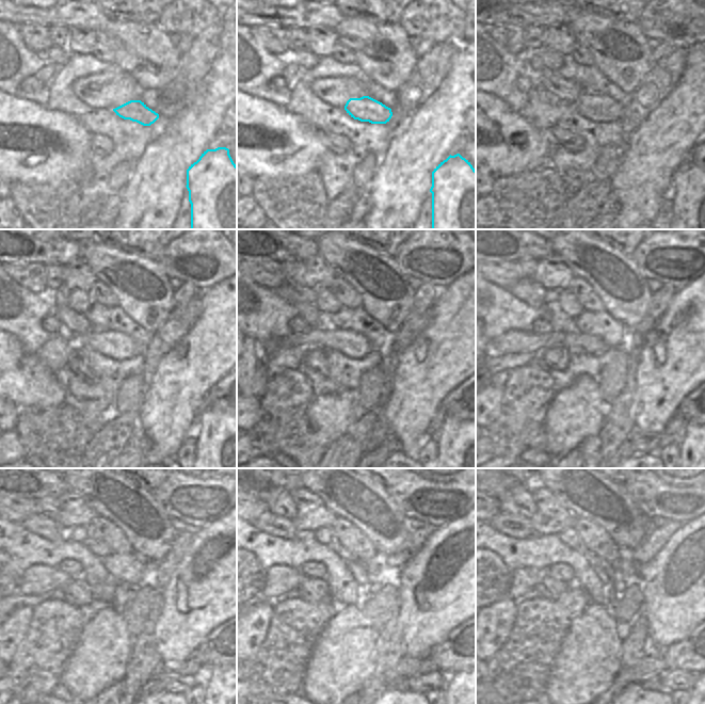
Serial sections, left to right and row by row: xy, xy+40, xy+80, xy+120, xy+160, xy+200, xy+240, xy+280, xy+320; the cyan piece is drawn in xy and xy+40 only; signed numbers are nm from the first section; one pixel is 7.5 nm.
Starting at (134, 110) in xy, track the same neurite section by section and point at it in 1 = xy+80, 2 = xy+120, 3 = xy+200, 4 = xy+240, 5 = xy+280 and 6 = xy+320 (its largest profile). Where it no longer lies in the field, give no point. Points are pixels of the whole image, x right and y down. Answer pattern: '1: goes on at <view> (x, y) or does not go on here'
1: goes on at xy+80 (595, 107)
2: goes on at xy+120 (117, 346)
3: goes on at xy+200 (513, 341)
4: goes on at xy+240 (38, 579)
5: goes on at xy+280 (279, 579)
6: goes on at xy+320 (523, 579)

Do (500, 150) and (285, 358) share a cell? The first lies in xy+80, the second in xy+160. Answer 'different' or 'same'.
different

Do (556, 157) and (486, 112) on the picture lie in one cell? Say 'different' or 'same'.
different

